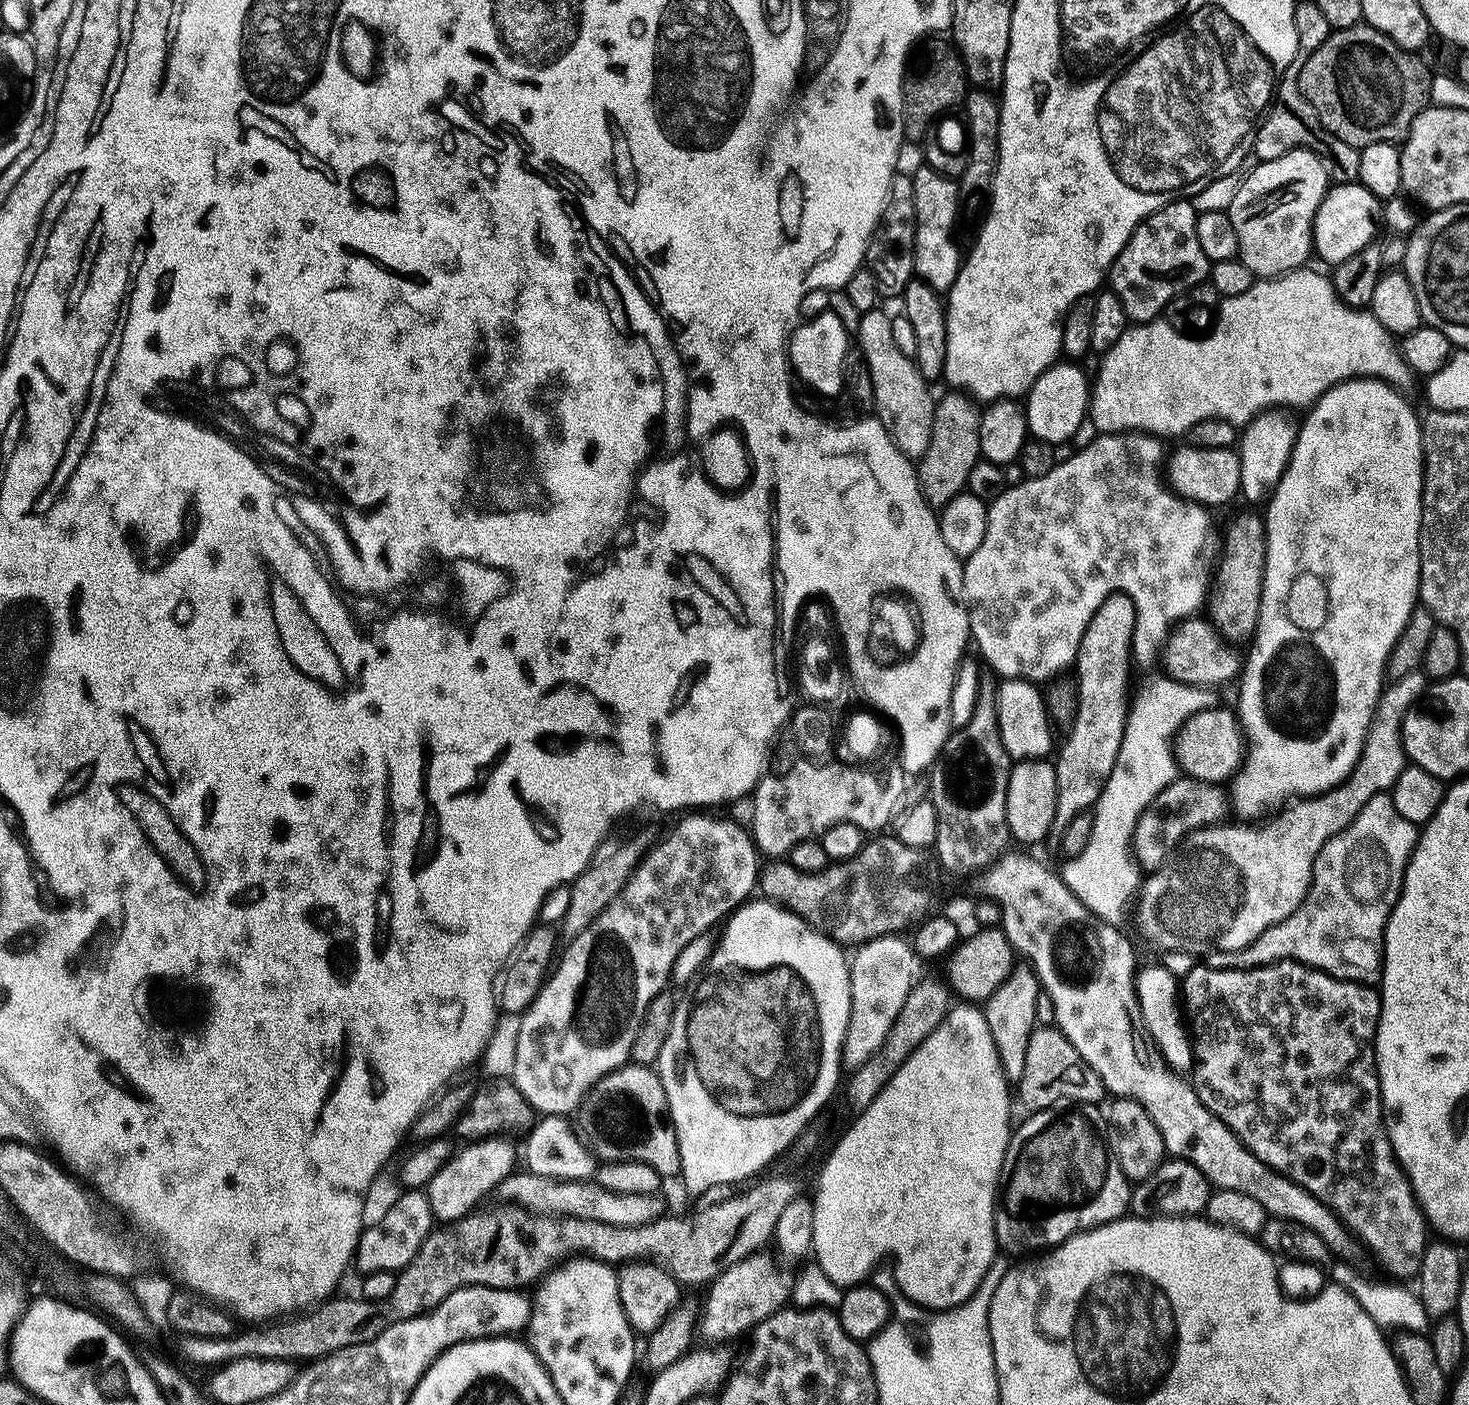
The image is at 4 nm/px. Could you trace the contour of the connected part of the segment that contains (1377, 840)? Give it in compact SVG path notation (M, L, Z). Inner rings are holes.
M1391 795L1370 798L1370 802L1366 802L1366 810L1362 810L1362 814L1354 818L1354 822L1345 832L1326 842L1322 854L1318 854L1312 885L1302 906L1298 906L1298 910L1294 910L1294 914L1290 914L1286 922L1278 922L1278 926L1266 930L1266 934L1262 934L1262 938L1258 938L1246 950L1208 953L1207 967L1250 970L1292 960L1296 964L1305 964L1307 968L1316 968L1336 980L1375 985L1384 970L1384 939L1388 923L1400 895L1404 892L1404 873L1408 870L1412 855L1416 853L1416 844L1419 841L1417 825L1406 822L1406 818L1398 814Z

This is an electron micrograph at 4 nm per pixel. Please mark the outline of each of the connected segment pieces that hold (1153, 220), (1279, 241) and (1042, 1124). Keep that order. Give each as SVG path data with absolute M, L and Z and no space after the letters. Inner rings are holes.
M1191 199L1176 200L1165 203L1162 210L1158 210L1138 230L1134 230L1134 238L1122 250L1122 254L1114 262L1110 273L1110 290L1118 298L1122 298L1122 306L1126 306L1126 314L1133 325L1150 324L1159 320L1164 311L1174 302L1179 292L1190 290L1199 284L1209 283L1213 265L1206 258L1202 245L1198 243L1198 213Z
M1291 152L1274 162L1260 162L1253 172L1241 179L1238 195L1228 207L1230 222L1238 234L1240 255L1238 260L1252 271L1256 278L1273 280L1305 267L1314 256L1315 219L1319 207L1328 196L1330 177L1328 167L1313 152Z
M1081 1104L1037 1112L1029 1115L1029 1120L1013 1131L1000 1175L1000 1194L996 1197L996 1242L1001 1253L1012 1258L1044 1254L1083 1232L1123 1220L1129 1215L1134 1185L1116 1161L1106 1135L1110 1124L1105 1113L1103 1116L1100 1111L1091 1104Z

